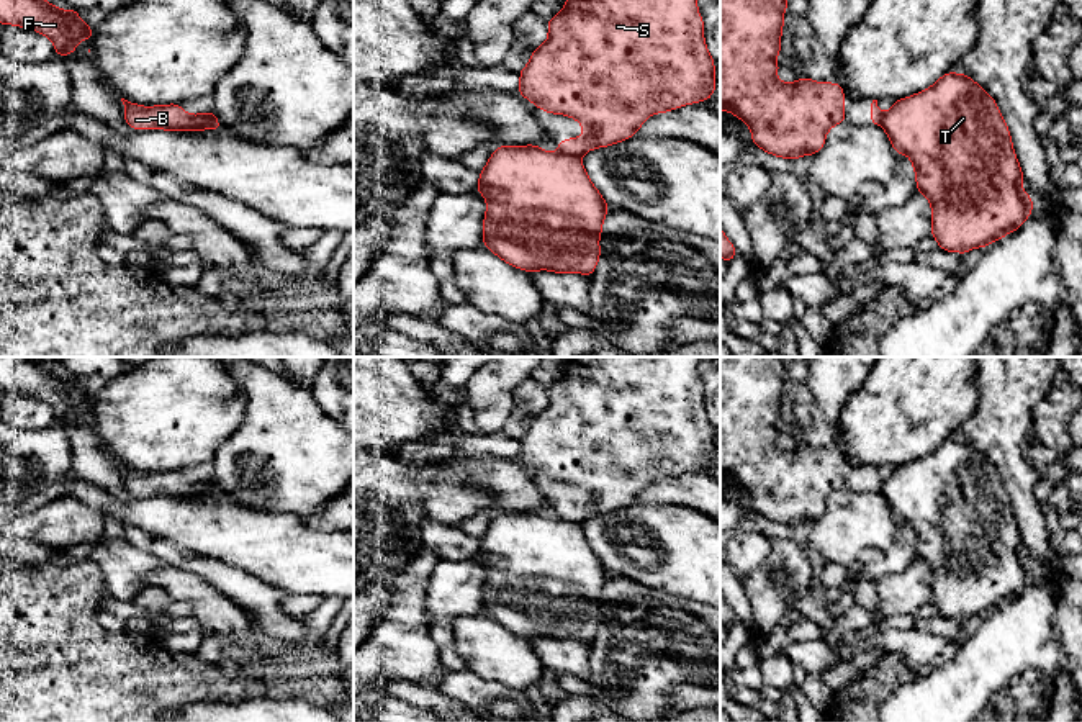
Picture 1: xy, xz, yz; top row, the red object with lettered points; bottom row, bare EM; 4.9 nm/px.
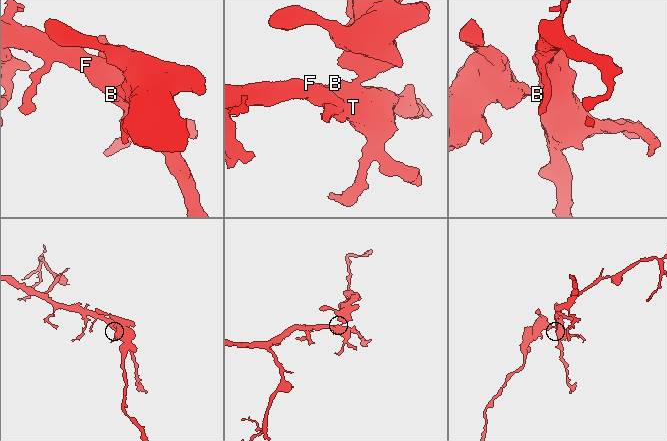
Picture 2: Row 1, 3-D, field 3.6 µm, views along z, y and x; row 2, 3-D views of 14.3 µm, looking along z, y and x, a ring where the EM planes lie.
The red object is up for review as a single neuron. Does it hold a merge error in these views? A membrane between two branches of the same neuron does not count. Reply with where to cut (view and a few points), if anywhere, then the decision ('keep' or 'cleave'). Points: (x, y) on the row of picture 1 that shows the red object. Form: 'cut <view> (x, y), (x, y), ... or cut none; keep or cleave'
cut xz (562, 151), (580, 156); cleave

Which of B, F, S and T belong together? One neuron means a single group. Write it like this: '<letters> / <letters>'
B F T / S

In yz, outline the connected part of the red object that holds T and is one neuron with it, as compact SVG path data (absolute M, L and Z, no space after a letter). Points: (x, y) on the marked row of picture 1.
M946 72L928 90L895 100L881 126L897 154L910 157L917 192L931 203L931 236L940 249L964 255L1018 229L1033 211L1020 187L1021 167L995 100L964 72Z

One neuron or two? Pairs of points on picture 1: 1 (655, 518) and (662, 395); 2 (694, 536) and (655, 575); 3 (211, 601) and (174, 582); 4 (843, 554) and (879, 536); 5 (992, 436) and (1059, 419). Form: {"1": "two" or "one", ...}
{"1": "two", "2": "one", "3": "one", "4": "one", "5": "two"}

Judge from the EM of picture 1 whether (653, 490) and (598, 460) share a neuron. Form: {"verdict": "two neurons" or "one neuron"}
{"verdict": "two neurons"}

